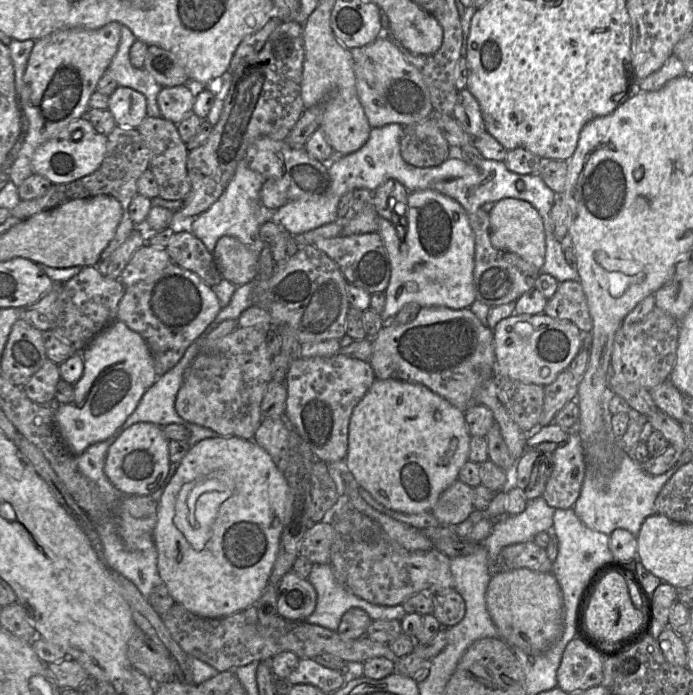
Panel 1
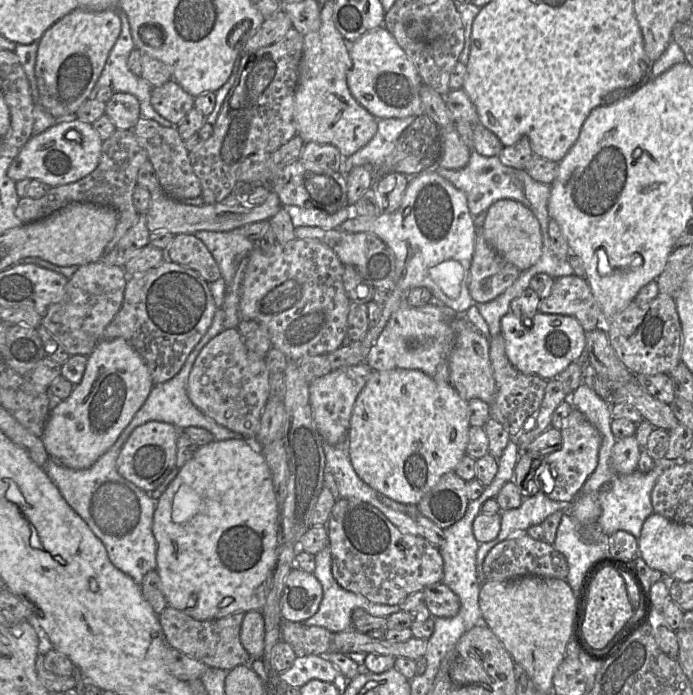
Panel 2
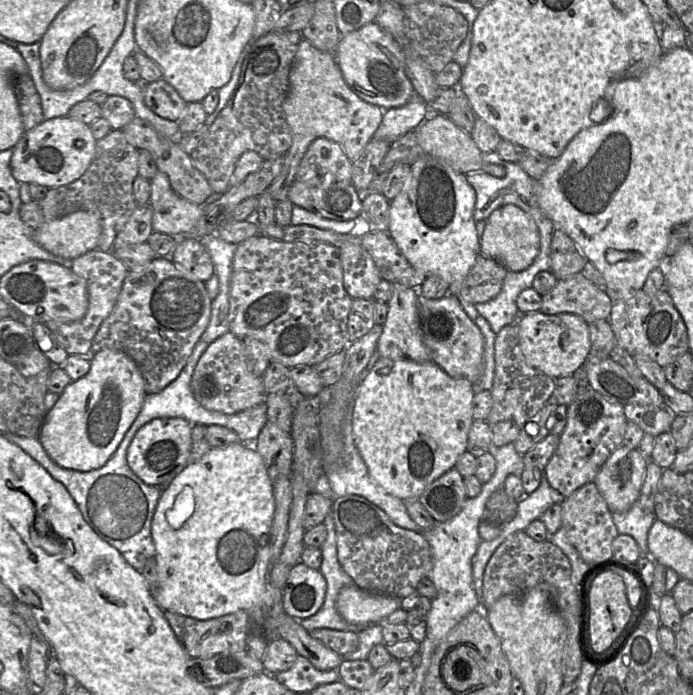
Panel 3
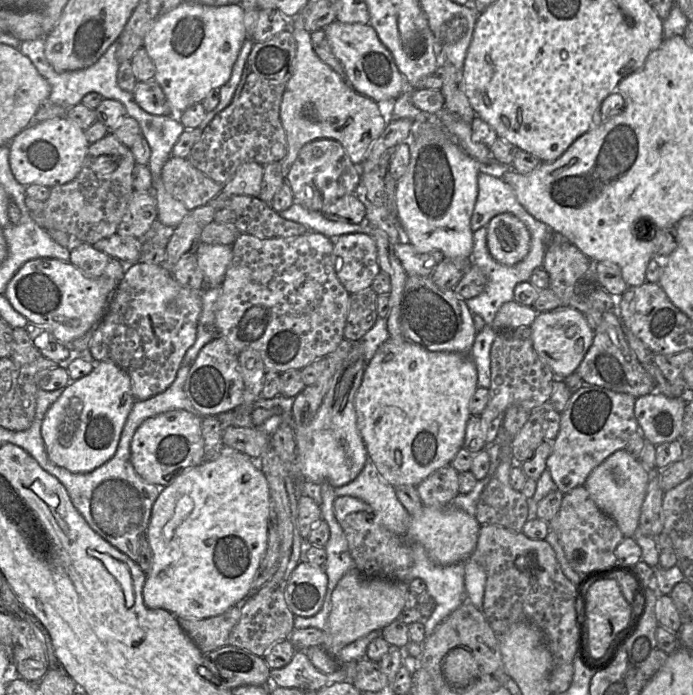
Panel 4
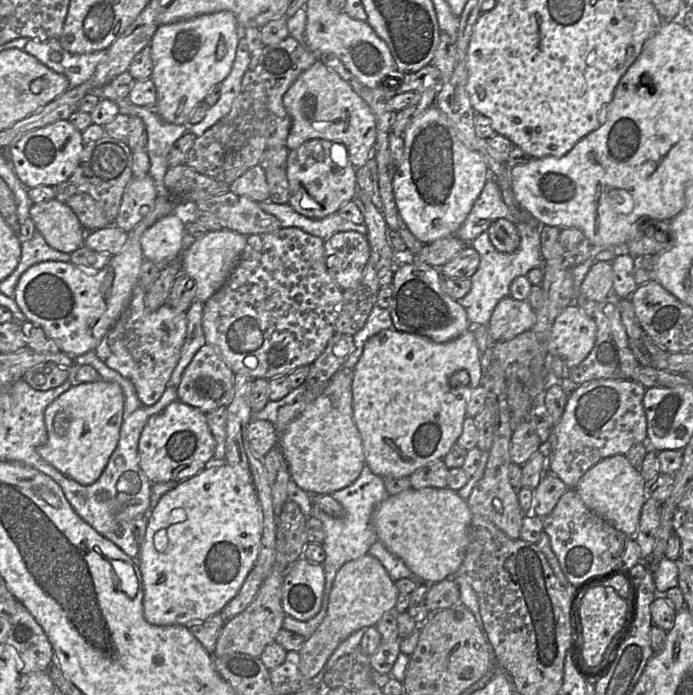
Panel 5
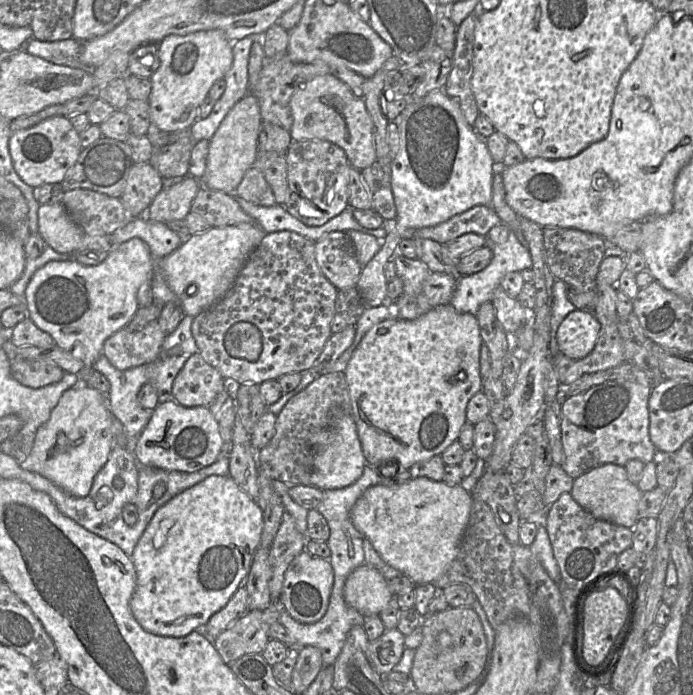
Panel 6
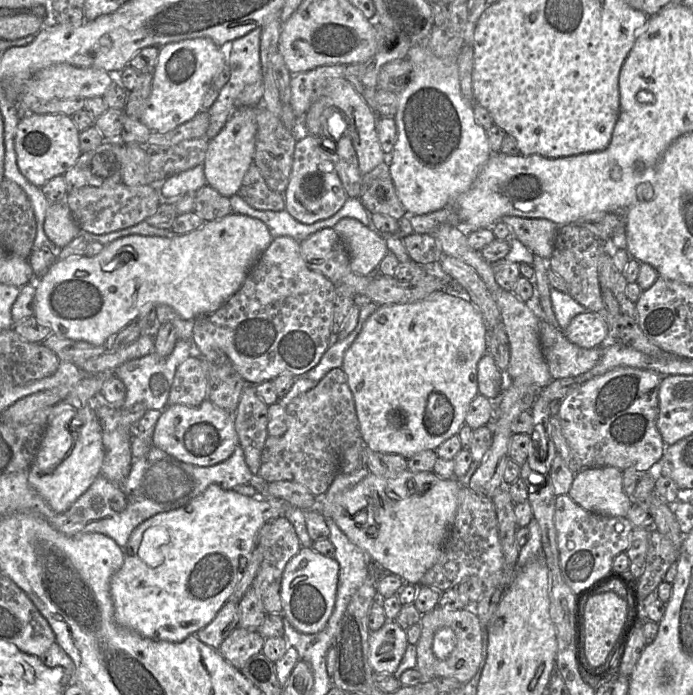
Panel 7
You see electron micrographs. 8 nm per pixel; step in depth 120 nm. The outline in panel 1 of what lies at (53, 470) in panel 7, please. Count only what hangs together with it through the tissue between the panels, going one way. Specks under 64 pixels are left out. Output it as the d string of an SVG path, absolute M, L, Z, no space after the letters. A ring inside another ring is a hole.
M119 320L114 321L109 326L107 326L104 330L97 334L82 351L77 351L77 353L81 353L83 357L84 370L81 378L78 380L77 383L73 385L74 399L70 403L61 404L55 412L55 421L58 429L58 434L64 442L65 447L69 450L70 453L74 455L80 455L90 445L96 442L104 441L112 436L116 432L116 430L121 427L127 420L127 418L134 412L144 393L155 383L158 377L155 371L153 356L143 337L139 333L131 330L124 322Z

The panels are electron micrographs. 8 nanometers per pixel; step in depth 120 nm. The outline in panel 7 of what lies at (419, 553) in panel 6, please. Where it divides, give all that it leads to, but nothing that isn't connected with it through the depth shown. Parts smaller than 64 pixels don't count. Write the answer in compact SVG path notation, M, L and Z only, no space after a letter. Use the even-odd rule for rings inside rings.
M406 469L394 477L369 473L344 492L317 496L308 511L331 518L353 544L386 572L399 576L406 583L418 585L423 575L437 562L448 537L458 507L459 487L456 477L445 479L432 471L412 472Z

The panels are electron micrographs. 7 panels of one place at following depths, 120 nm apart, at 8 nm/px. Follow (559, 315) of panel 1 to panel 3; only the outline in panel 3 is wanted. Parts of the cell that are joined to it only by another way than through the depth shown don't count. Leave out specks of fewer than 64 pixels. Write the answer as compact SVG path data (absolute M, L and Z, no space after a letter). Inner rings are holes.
M577 273L557 280L554 288L542 296L539 311L546 315L576 314L589 324L599 319L608 320L612 305L604 290Z

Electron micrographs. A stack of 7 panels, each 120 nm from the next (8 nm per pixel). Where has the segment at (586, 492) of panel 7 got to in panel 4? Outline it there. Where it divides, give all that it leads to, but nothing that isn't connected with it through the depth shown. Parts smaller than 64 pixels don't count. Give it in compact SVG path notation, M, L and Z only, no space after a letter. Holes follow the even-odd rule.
M621 449L598 465L583 485L598 508L617 523L623 536L633 537L639 526L641 507L650 478L651 472L641 464L640 460L631 456L626 449Z

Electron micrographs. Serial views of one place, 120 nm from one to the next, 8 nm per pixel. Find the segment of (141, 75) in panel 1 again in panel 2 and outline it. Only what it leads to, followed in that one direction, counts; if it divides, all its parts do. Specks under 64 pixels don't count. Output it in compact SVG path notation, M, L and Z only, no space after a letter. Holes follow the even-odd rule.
M118 11L121 20L121 32L112 47L104 68L95 83L89 99L96 98L100 88L109 86L114 92L123 92L134 95L140 104L140 115L147 119L155 120L162 126L174 126L173 123L159 115L151 105L152 86L141 76L132 73L128 67L128 57L135 48L131 36L131 28L127 15Z

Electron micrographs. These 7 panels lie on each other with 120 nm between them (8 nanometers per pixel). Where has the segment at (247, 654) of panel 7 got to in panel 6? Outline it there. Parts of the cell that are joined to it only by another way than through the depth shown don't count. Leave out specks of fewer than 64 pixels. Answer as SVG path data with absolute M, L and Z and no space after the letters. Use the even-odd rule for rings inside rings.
M280 602L264 610L248 610L214 640L213 645L226 664L246 654L262 654L270 640L270 626L279 620Z

